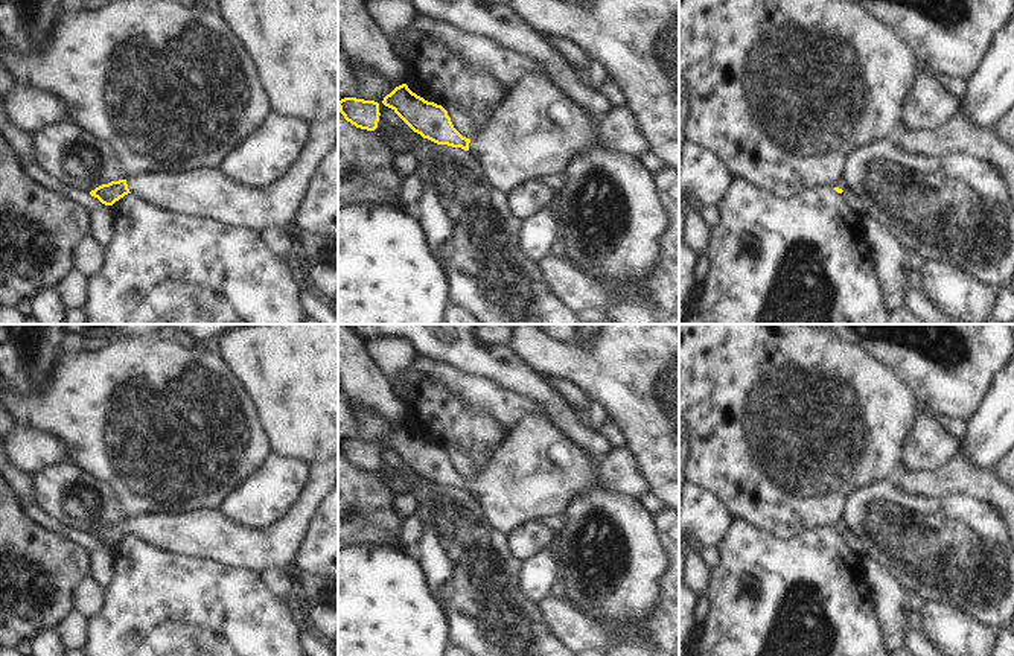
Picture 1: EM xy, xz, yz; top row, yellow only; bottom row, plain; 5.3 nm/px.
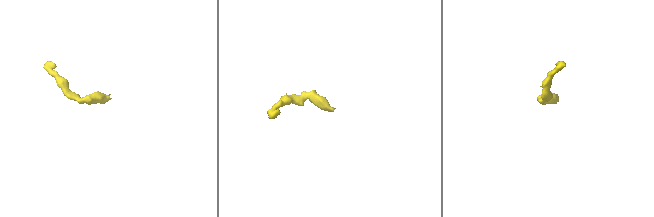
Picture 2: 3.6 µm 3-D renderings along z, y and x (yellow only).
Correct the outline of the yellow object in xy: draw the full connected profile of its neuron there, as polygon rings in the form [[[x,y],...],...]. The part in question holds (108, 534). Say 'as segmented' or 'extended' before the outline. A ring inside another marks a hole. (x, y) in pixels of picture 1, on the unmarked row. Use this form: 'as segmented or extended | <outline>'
extended | [[[338,460],[309,464],[306,484],[289,511],[266,530],[234,524],[219,510],[146,513],[90,533],[105,546],[132,534],[163,551],[238,569],[292,571],[292,562],[321,499],[338,482]]]

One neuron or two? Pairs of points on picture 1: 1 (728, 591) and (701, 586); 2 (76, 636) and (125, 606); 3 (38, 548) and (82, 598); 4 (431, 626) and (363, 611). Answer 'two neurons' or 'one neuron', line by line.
1: two neurons
2: two neurons
3: two neurons
4: one neuron

